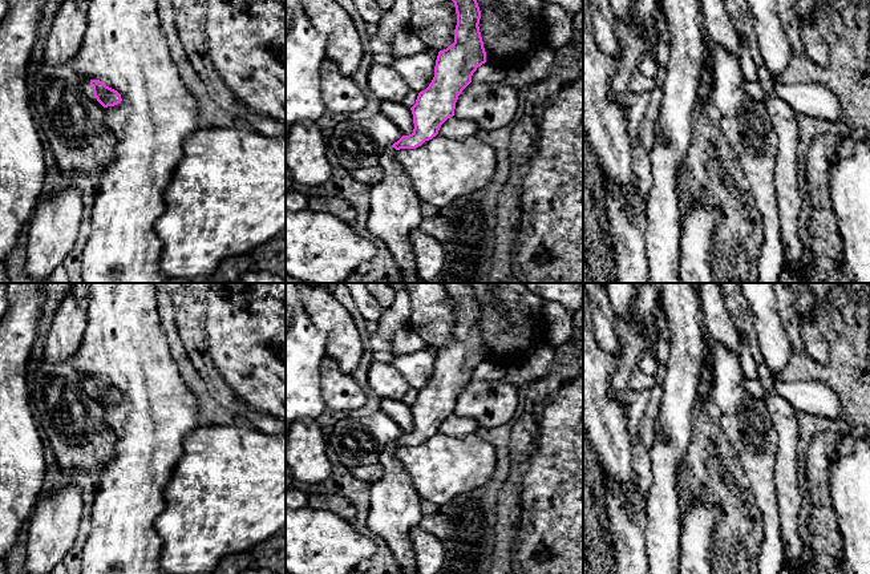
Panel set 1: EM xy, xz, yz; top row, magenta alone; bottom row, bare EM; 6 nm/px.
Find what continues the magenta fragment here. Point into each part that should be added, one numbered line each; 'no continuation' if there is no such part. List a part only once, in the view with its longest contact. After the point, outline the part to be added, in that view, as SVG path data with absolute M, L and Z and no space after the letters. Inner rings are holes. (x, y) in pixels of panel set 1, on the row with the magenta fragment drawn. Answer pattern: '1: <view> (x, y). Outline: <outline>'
1: xy (86, 87). Outline: M85 81L85 82L82 84L82 90L86 93L86 96L88 96L89 98L97 101L97 98L96 98L94 94L93 94L93 86L90 85L90 81Z

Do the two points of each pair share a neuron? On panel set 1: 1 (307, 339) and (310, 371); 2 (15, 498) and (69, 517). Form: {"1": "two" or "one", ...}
{"1": "one", "2": "two"}

